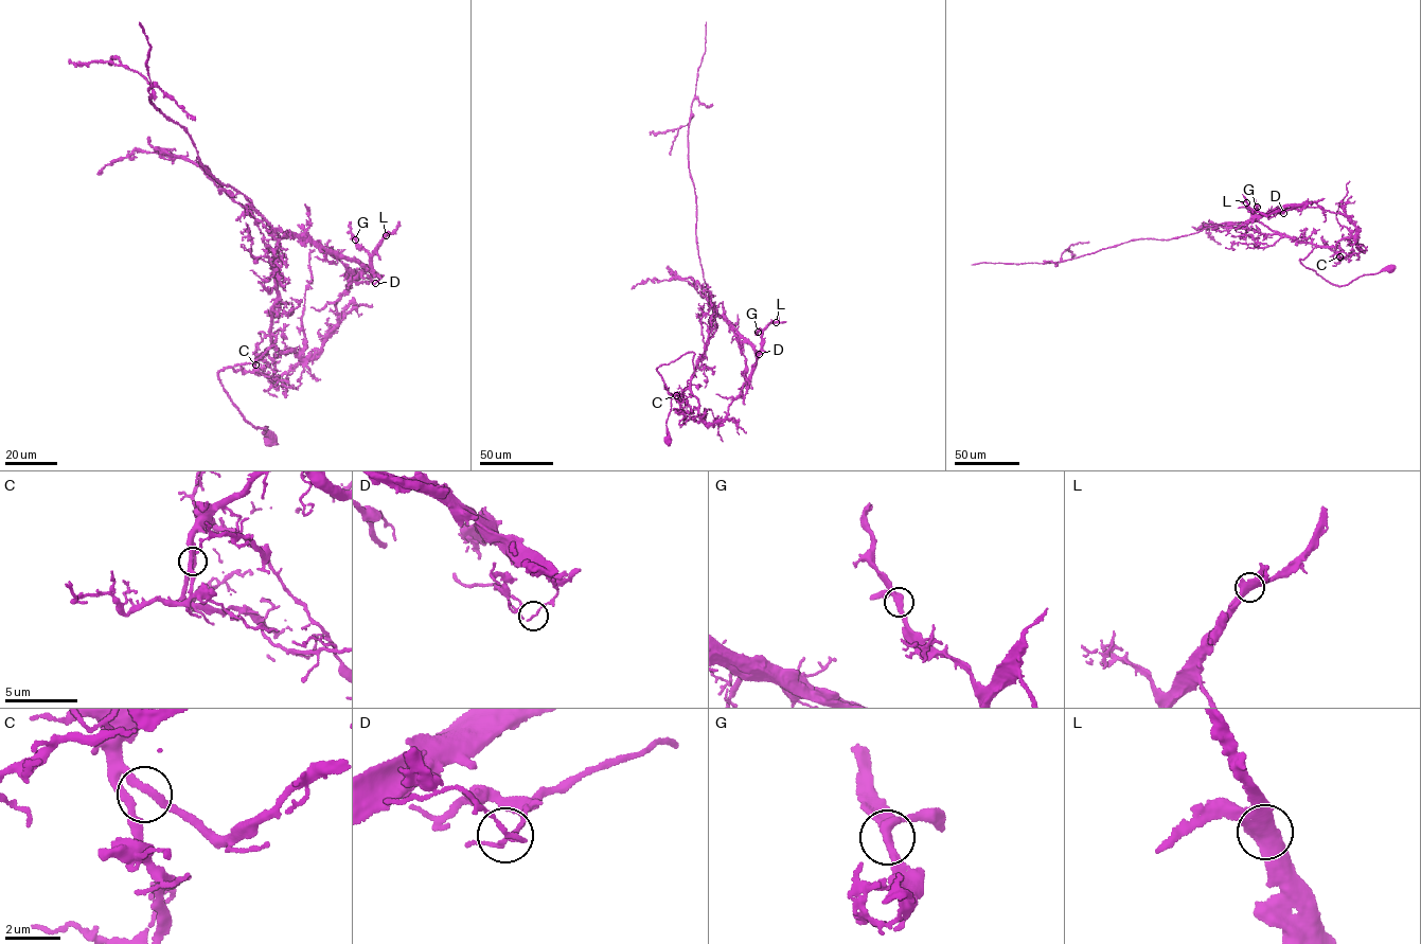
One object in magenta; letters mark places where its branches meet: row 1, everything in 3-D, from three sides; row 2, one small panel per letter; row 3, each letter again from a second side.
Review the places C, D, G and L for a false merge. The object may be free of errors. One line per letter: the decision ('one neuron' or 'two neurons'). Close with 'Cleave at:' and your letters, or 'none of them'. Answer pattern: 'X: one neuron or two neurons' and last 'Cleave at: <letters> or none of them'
C: one neuron
D: two neurons
G: one neuron
L: one neuron
Cleave at: D

